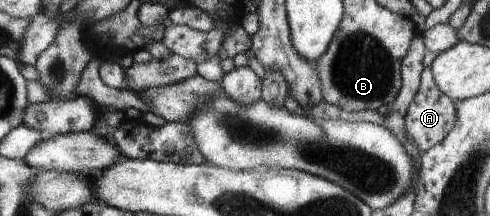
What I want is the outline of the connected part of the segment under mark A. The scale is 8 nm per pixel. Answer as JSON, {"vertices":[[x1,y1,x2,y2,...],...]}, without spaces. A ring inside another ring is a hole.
{"vertices":[[424,66,420,77,420,88,415,94,413,101,408,105,405,121,406,131,411,137,421,153,428,150,436,143,443,142,456,125,456,104,451,97,441,91,438,83,434,79,432,69]]}

